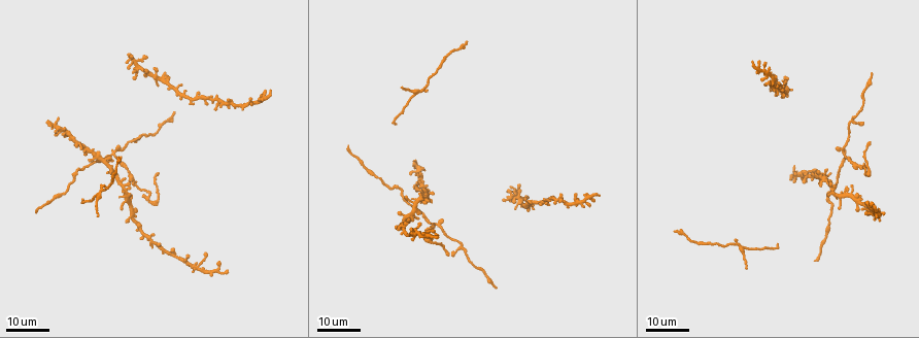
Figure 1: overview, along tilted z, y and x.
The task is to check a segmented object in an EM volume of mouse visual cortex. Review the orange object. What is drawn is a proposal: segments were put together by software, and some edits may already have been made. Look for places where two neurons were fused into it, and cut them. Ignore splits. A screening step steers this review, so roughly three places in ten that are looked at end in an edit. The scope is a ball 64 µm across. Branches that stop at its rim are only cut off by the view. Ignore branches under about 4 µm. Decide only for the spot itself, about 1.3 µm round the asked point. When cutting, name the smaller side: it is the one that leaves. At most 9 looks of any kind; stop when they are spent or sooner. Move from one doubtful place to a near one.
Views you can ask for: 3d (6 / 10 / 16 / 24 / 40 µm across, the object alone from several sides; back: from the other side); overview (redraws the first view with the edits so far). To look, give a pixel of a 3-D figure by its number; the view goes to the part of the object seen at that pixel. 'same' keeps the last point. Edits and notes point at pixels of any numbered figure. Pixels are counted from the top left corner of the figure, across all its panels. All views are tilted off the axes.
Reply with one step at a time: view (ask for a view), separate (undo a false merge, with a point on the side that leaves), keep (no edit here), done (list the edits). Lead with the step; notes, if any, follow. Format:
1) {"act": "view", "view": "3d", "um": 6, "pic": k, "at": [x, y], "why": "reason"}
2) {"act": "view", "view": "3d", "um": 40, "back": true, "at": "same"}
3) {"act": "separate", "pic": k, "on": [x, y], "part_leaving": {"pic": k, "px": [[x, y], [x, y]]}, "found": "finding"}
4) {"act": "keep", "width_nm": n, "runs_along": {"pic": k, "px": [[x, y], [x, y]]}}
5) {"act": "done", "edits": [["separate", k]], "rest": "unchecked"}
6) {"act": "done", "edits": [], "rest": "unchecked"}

{"act": "view", "view": "3d", "um": 24, "pic": 1, "at": [198, 266]}

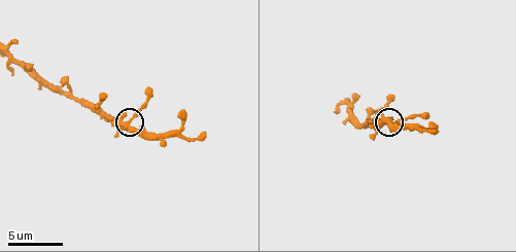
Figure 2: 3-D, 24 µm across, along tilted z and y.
{"act": "view", "view": "3d", "um": 10, "pic": 2, "at": [126, 127]}

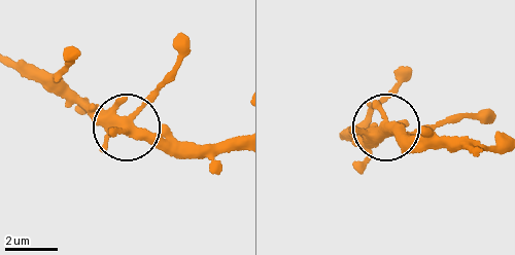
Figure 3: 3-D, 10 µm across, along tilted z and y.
{"act": "keep", "runs_along": {"pic": 3, "px": [[14, 61], [126, 124], [166, 80]]}, "found": "all the same neuron"}

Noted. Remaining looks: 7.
{"act": "view", "view": "3d", "um": 16, "pic": 1, "at": [845, 154]}

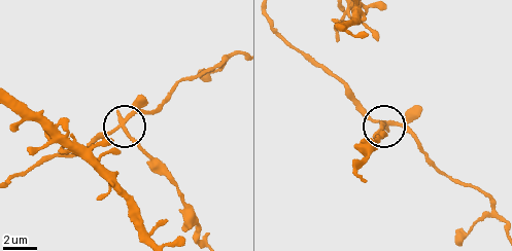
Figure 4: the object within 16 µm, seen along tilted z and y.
{"act": "view", "view": "3d", "um": 6, "pic": 4, "at": [124, 124]}

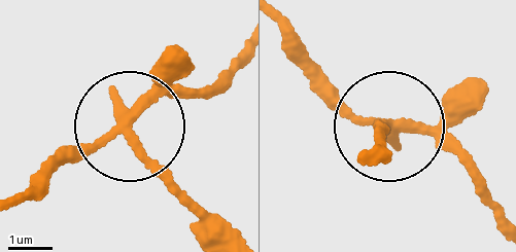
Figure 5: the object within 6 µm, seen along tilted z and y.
{"act": "view", "view": "3d", "um": 6, "back": true, "pic": 5, "at": [128, 125], "why": "from behind"}

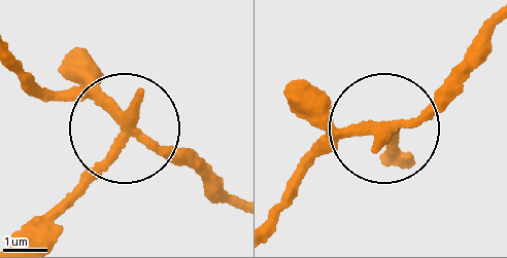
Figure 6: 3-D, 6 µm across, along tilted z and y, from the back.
{"act": "separate", "pic": 6, "on": [96, 177], "width_nm": 220, "part_leaving": {"pic": 6, "px": [[135, 126], [53, 230]]}, "found": "two neurons meet here"}

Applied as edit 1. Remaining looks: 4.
{"act": "view", "view": "overview"}

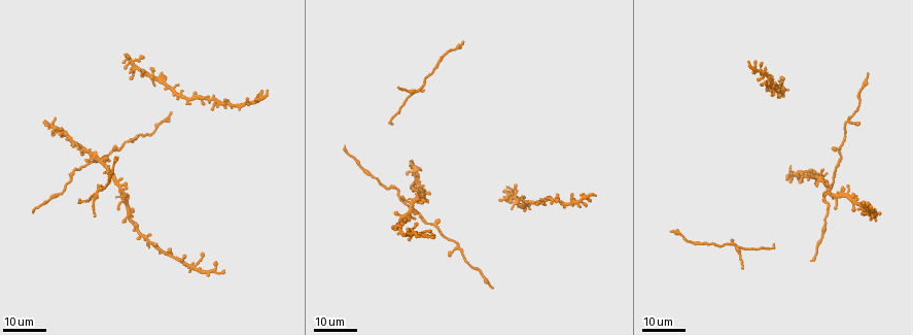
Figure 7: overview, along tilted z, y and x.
{"act": "view", "view": "3d", "um": 24, "pic": 7, "at": [824, 192], "why": "sudden change in width"}

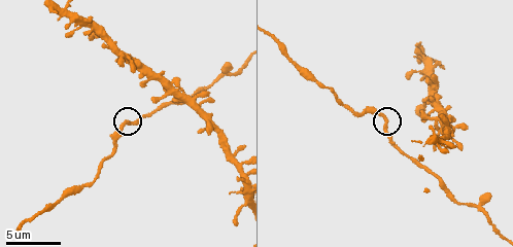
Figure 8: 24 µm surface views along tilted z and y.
{"act": "view", "view": "3d", "um": 6, "pic": 8, "at": [385, 123]}

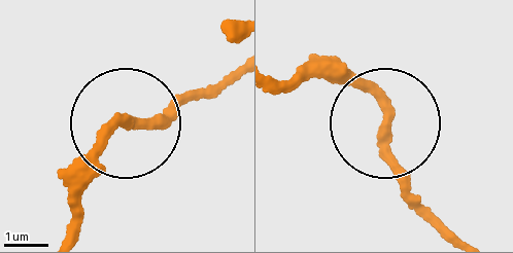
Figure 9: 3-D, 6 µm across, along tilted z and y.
{"act": "keep", "width_nm": 250, "runs_along": {"pic": 9, "px": [[236, 80], [117, 125], [70, 179]]}, "found": "continuous, no second neuron"}

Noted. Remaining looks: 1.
{"act": "done", "edits": [["separate", 6]], "rest": "unchecked"}

